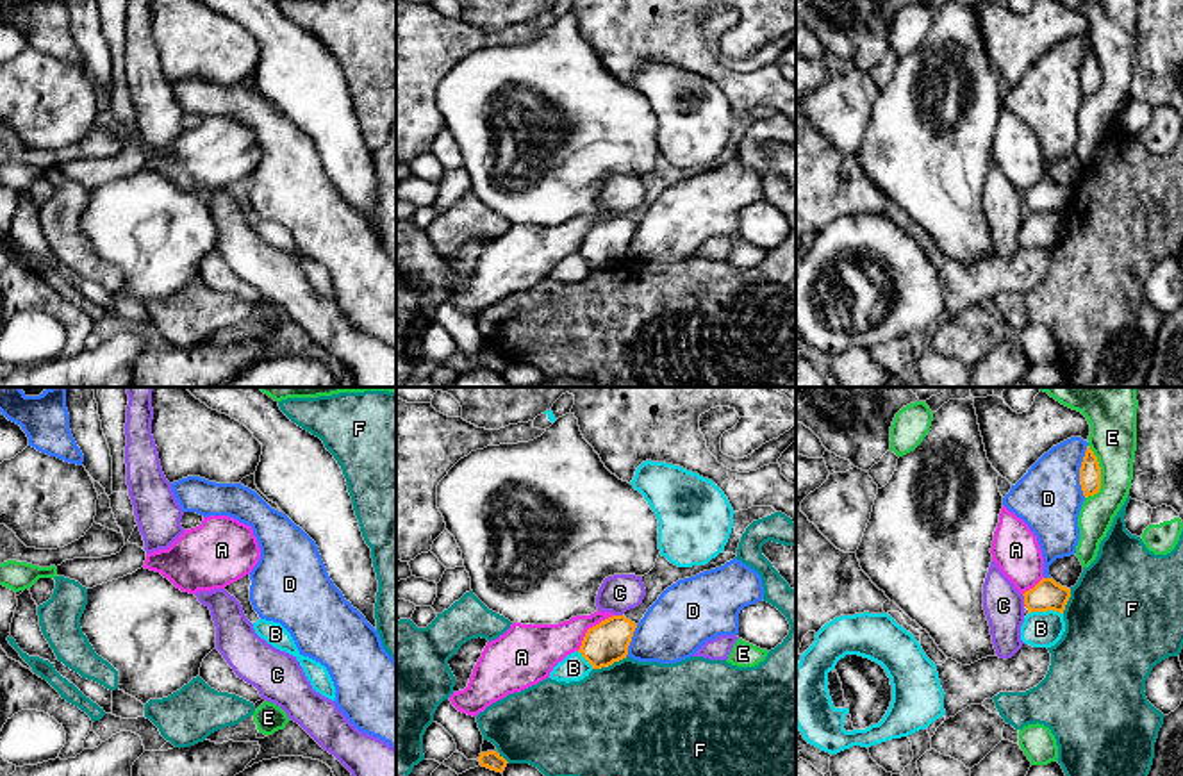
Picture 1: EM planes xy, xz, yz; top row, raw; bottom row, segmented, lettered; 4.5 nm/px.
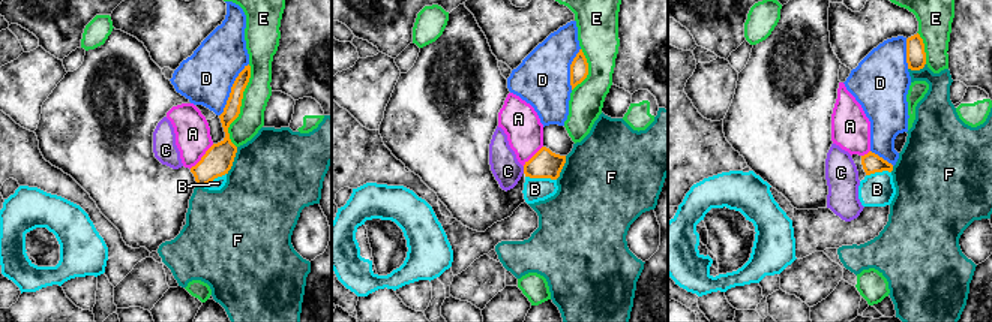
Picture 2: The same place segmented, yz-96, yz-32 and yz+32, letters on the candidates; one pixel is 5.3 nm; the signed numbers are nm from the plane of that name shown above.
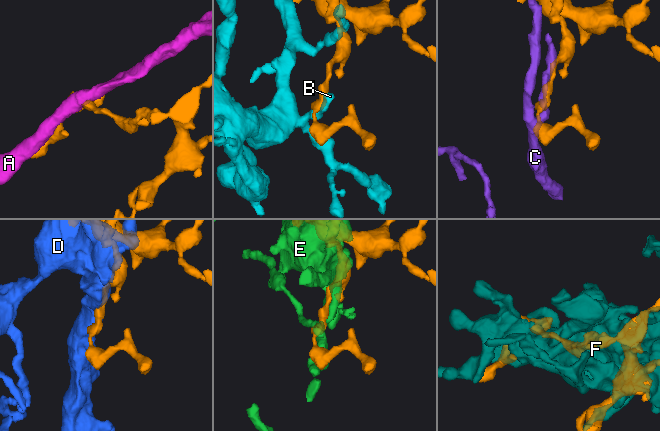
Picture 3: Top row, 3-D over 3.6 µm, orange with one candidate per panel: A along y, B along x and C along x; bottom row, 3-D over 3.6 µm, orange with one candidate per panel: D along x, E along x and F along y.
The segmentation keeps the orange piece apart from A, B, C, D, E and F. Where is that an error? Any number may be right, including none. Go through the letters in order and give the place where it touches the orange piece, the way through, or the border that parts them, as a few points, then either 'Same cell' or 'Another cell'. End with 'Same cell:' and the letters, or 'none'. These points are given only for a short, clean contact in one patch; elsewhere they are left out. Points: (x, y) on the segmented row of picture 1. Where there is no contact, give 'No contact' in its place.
A: Touches orange at xz (589, 628). Another cell
B: Touches orange at yz (1046, 610). Another cell
C: Touches orange at yz (1025, 600). Another cell
D: Touches orange at yz (1080, 471). Another cell
E: Touches orange at yz (1100, 475). Another cell
F: Touches orange at xz (609, 664). Another cell
Same cell: none

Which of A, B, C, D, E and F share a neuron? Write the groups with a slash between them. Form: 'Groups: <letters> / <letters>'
Groups: A / B / C / D / E / F

